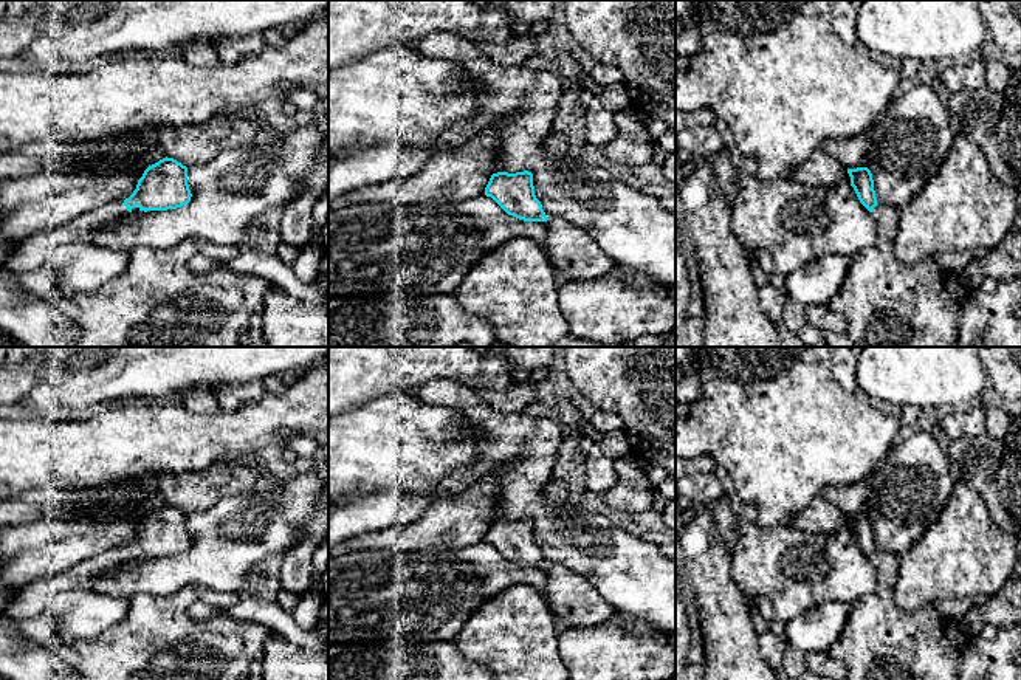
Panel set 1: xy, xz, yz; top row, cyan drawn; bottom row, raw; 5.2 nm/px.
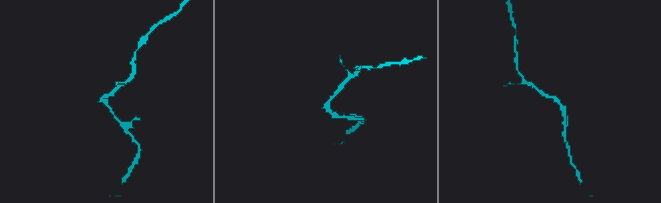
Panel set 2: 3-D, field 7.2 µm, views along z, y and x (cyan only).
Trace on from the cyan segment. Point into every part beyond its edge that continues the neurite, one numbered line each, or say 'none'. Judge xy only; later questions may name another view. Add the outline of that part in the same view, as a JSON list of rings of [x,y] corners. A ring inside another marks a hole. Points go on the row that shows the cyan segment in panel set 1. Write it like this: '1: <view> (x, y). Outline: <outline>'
1: xy (33, 253). Outline: [[[116,200],[99,206],[90,212],[85,212],[59,228],[50,231],[39,231],[25,239],[20,248],[0,268],[11,270],[15,273],[34,271],[46,263],[48,256],[57,246],[71,242],[88,243],[91,228],[113,218],[129,215],[132,212],[139,212],[139,208],[135,206],[129,212],[124,206],[124,200]]]

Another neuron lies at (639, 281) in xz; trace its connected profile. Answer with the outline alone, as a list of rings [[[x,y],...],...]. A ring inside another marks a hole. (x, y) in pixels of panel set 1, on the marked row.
[[[627,273],[623,277],[634,290],[649,291],[658,297],[663,297],[666,294],[665,287],[657,285],[652,279],[649,279],[643,273]]]

